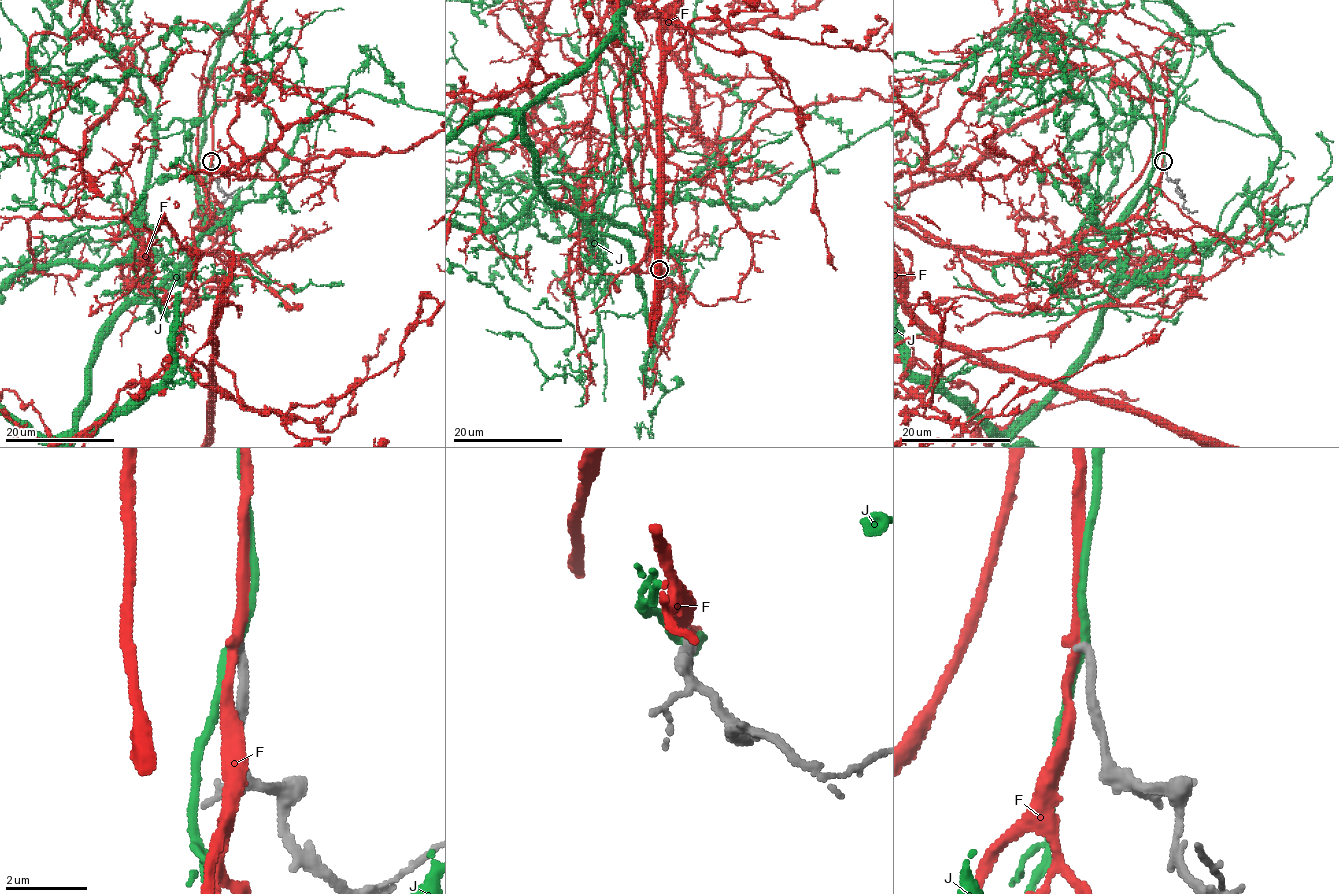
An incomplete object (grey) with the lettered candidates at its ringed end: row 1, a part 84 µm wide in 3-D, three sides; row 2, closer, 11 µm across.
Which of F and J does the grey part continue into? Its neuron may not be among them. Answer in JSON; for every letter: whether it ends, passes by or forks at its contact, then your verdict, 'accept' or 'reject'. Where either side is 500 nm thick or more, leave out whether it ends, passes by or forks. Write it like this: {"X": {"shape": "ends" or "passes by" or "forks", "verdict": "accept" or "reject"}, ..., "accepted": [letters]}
{"F": {"shape": "passes by", "verdict": "reject"}, "J": {"shape": "passes by", "verdict": "reject"}, "accepted": []}

